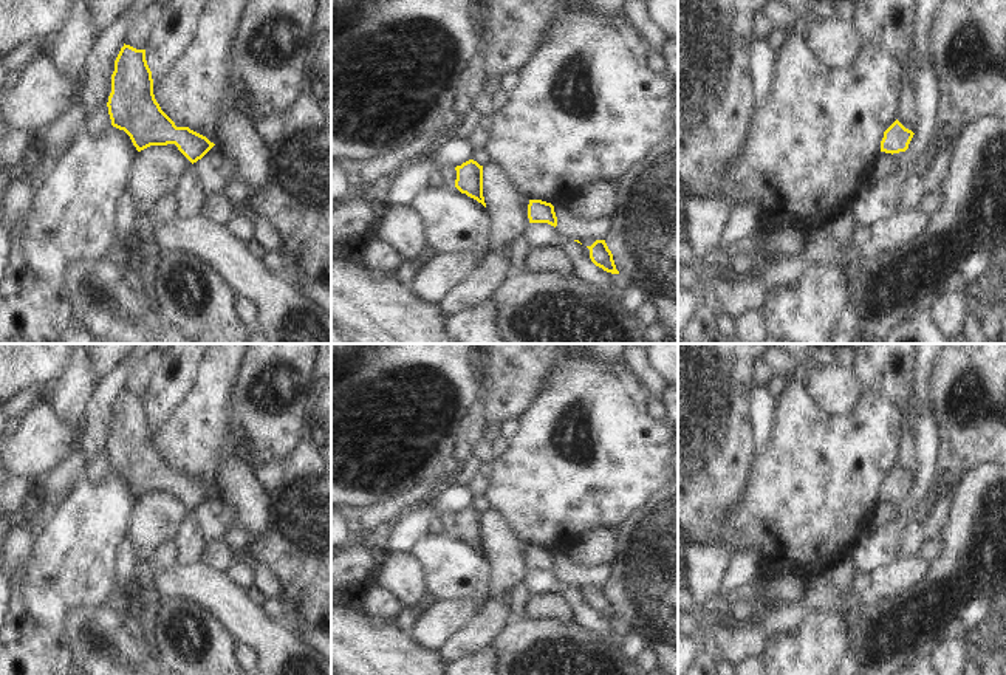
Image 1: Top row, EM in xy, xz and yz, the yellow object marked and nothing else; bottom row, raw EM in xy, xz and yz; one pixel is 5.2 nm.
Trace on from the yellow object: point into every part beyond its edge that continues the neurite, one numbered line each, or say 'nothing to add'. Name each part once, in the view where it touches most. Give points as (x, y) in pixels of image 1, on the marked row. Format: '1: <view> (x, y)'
nothing to add

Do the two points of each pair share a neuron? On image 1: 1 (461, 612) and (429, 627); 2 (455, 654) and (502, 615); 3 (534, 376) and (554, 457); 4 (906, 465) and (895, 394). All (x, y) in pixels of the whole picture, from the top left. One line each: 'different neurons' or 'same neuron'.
1: same neuron
2: same neuron
3: different neurons
4: same neuron

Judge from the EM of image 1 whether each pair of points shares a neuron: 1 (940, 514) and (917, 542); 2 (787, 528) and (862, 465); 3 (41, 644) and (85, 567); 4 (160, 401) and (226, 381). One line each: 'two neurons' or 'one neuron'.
1: one neuron
2: one neuron
3: one neuron
4: two neurons

